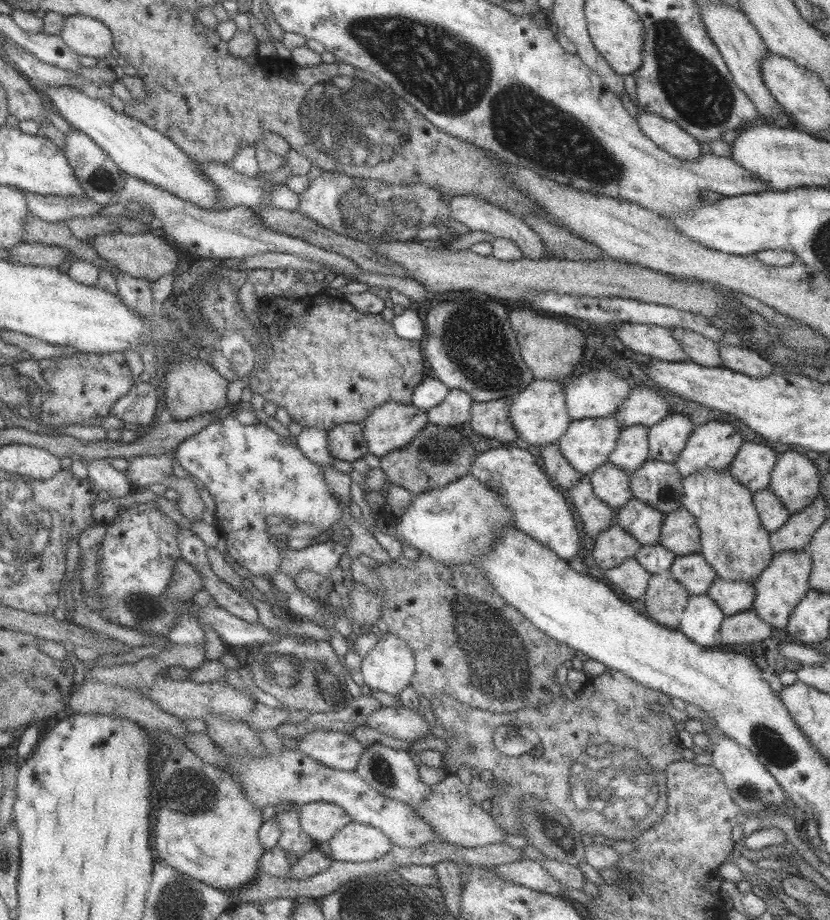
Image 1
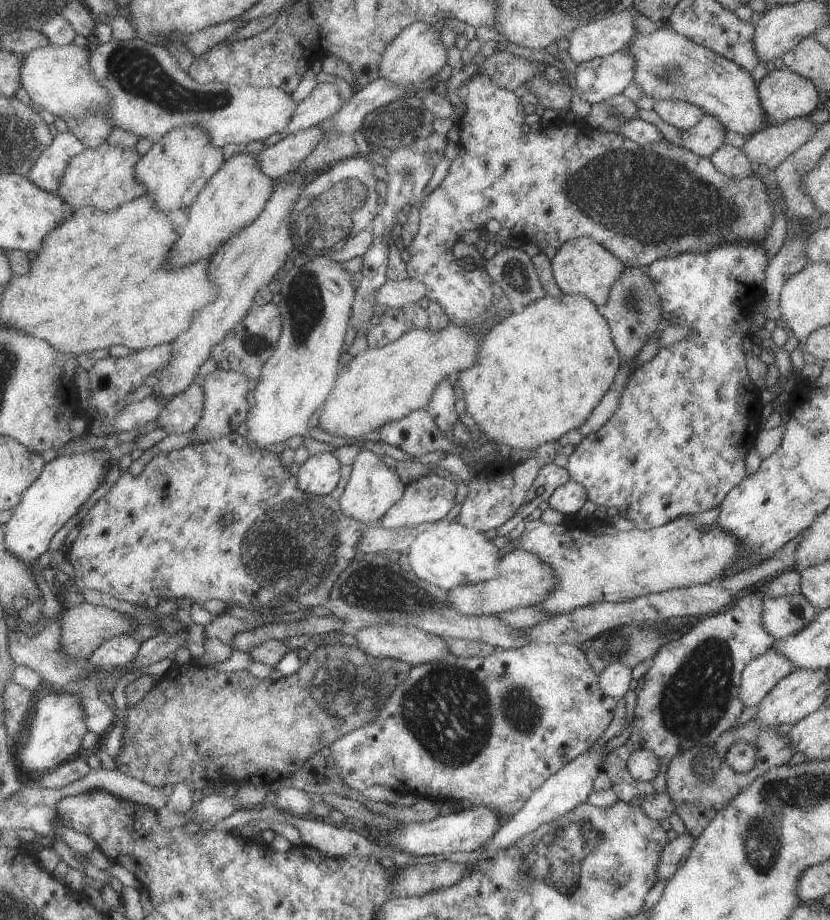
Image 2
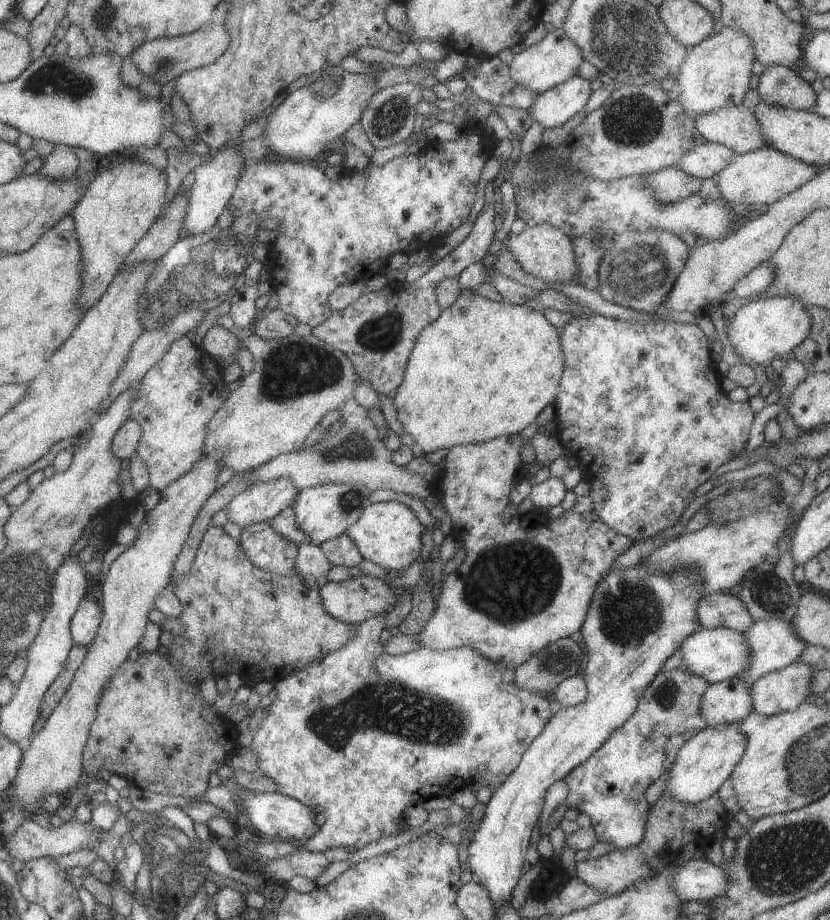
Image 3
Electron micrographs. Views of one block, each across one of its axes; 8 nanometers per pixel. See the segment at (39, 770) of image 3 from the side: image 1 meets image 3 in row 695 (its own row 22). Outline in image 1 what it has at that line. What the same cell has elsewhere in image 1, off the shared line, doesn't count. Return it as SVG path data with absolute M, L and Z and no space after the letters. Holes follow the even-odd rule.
M82 14L66 17L60 37L77 54L97 60L104 60L115 48L110 29L99 20Z

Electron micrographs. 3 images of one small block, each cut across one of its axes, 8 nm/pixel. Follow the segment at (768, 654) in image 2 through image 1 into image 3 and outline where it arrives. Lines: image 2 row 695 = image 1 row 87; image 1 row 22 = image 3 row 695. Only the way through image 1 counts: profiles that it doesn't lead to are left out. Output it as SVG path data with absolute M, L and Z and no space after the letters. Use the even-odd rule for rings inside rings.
M740 677L710 683L703 694L701 709L708 726L740 723L753 711L751 686Z

